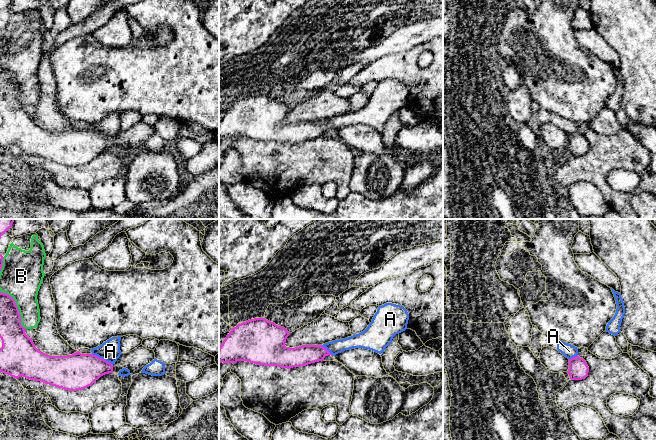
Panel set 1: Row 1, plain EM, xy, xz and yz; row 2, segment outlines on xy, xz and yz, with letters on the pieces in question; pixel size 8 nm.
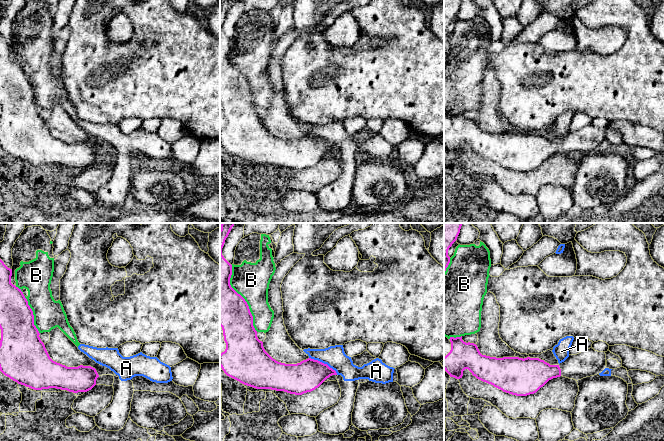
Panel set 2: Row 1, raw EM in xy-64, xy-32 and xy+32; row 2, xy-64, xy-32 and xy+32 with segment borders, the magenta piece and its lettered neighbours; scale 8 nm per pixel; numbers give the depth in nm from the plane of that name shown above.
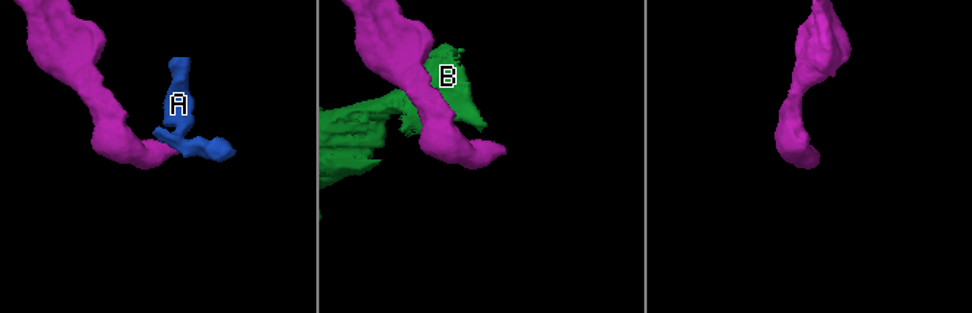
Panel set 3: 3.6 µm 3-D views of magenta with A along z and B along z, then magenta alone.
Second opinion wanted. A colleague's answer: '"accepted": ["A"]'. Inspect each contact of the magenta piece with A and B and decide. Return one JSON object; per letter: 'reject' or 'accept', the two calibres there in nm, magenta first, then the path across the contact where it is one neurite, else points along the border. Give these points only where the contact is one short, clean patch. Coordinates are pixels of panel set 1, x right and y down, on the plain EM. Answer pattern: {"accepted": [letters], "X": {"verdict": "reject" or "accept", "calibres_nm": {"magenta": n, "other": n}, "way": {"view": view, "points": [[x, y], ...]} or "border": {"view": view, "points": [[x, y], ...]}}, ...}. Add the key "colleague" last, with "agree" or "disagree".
{"accepted": [], "A": {"verdict": "reject", "calibres_nm": {"magenta": 300, "other": 160}, "border": {"view": "xy", "points": [[92, 129], [105, 135], [112, 141]]}}, "B": {"verdict": "reject", "calibres_nm": {"magenta": 200, "other": 340}}, "colleague": "disagree"}

